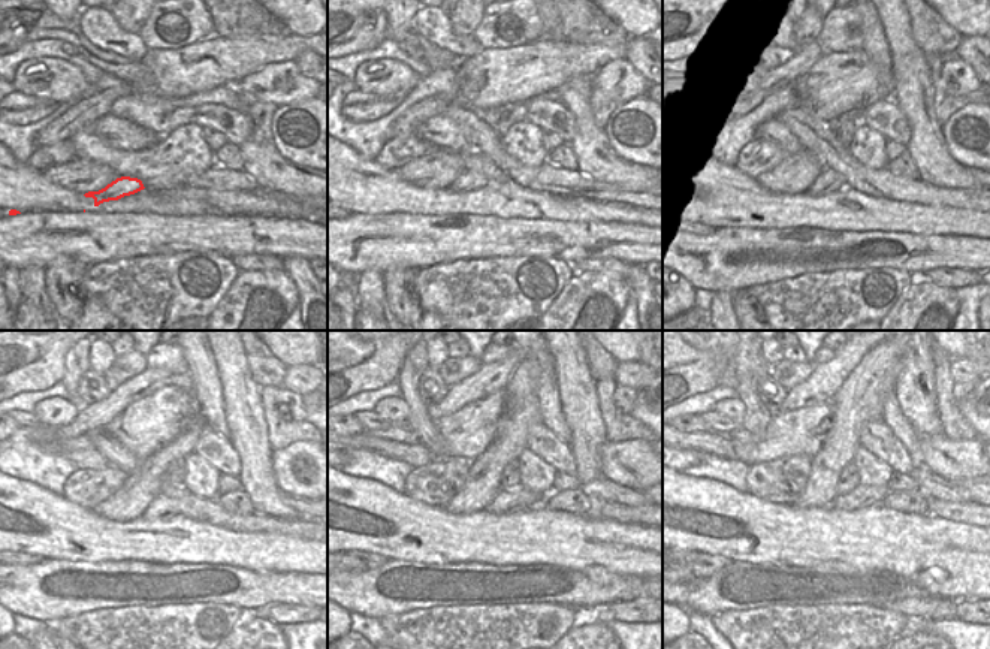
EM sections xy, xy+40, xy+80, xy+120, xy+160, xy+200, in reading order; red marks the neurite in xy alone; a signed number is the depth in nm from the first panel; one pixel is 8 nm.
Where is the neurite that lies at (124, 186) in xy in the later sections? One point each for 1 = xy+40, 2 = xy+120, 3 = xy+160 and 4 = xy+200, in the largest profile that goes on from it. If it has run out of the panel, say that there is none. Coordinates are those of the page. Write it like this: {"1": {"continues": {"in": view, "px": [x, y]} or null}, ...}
{"1": {"continues": {"in": "xy+40", "px": [470, 181]}}, "2": {"continues": {"in": "xy+120", "px": [162, 509]}}, "3": {"continues": {"in": "xy+160", "px": [518, 500]}}, "4": {"continues": {"in": "xy+200", "px": [863, 495]}}}

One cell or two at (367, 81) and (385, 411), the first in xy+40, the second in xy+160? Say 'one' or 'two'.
one

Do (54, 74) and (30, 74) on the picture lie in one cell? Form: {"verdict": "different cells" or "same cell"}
{"verdict": "same cell"}

